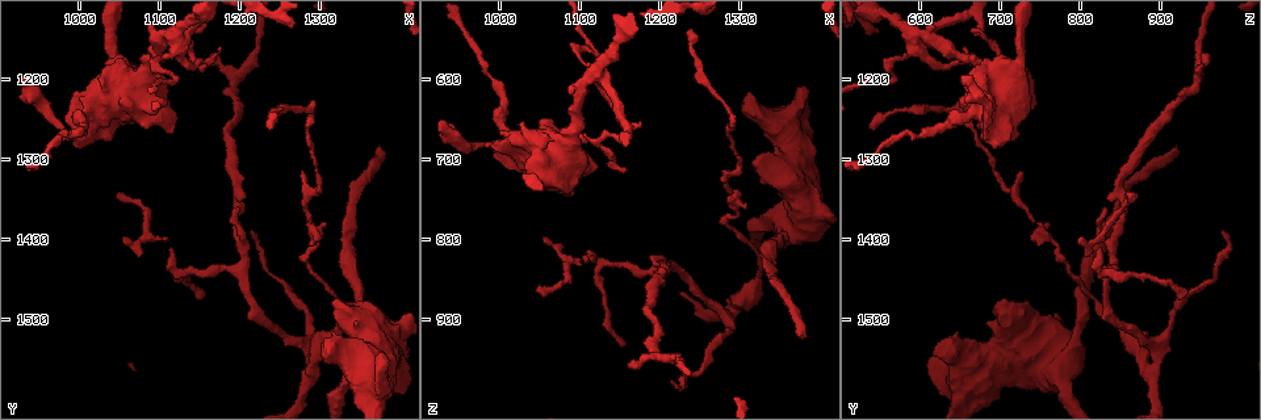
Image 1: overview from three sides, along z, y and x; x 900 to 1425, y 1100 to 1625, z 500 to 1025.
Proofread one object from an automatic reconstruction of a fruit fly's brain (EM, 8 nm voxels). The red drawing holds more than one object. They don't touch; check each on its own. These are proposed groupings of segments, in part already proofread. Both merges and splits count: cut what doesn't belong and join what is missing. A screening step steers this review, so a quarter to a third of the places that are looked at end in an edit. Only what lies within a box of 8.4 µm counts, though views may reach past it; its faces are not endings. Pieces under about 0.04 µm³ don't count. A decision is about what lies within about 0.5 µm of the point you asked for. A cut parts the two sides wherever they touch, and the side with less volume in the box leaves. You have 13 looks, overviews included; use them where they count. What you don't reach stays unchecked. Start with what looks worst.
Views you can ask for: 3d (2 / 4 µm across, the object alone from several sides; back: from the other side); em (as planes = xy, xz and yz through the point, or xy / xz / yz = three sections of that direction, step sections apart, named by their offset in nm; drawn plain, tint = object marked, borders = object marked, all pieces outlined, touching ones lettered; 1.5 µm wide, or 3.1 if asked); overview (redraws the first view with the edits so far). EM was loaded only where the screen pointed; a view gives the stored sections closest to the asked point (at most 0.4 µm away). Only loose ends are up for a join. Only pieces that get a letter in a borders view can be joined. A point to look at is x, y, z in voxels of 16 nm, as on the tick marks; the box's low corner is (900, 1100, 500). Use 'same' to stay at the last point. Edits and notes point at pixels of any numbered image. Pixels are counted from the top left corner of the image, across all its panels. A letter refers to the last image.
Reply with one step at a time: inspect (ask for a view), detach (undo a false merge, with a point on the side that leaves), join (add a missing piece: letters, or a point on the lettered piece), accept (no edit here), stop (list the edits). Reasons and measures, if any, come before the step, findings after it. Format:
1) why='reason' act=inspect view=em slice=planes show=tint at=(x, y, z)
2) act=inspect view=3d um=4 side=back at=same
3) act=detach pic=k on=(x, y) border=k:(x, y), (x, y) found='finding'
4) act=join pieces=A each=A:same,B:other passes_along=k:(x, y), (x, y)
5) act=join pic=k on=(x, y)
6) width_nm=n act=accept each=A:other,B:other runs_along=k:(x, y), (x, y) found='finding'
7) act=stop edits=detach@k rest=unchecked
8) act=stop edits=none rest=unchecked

why='long arm stops here' act=inspect view=3d um=2 at=(1370, 1285, 920)

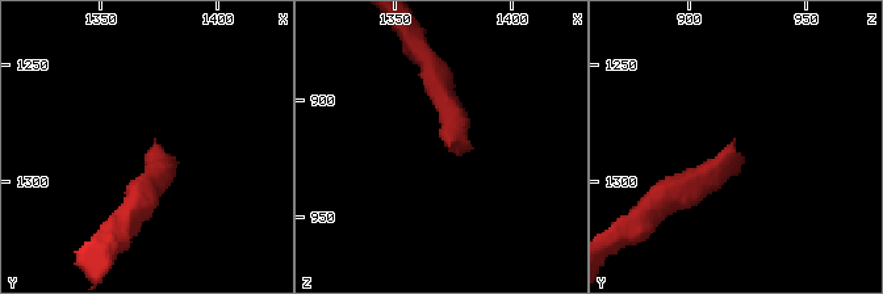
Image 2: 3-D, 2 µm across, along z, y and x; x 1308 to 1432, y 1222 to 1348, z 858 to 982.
act=inspect view=em slice=planes show=borders at=(1374, 1285, 918)

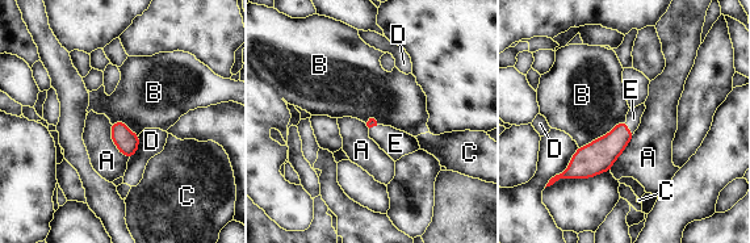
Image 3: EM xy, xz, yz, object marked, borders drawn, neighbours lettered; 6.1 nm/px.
act=join pieces=E each=A:other,B:other,C:other,D:other,E:same passes_along=3:(598, 156), (627, 128), (633, 118) found='the neuron continues'

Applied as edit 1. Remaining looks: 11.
act=inspect view=overview

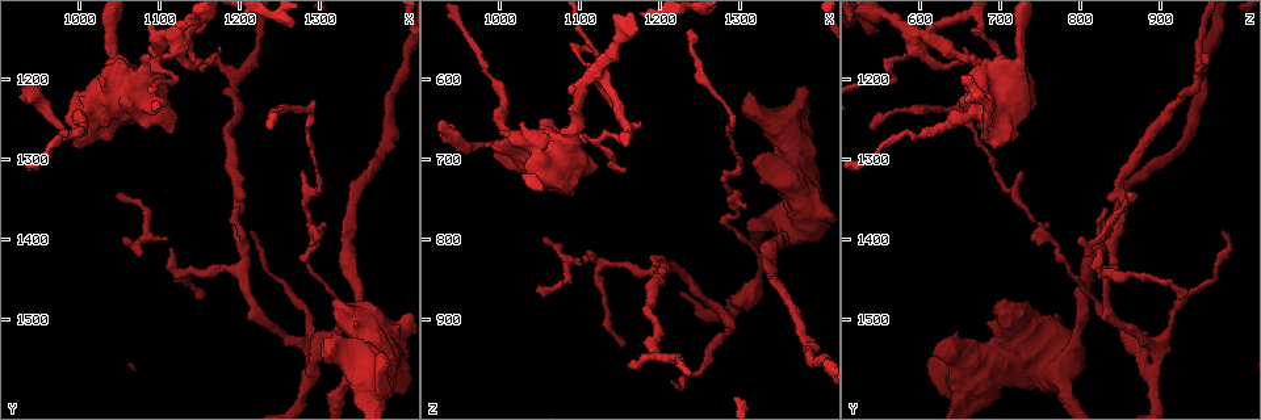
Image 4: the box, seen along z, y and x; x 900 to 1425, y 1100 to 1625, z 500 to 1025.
why='abrupt turn' act=inspect view=em slice=planes show=borders at=(1295, 1545, 880)

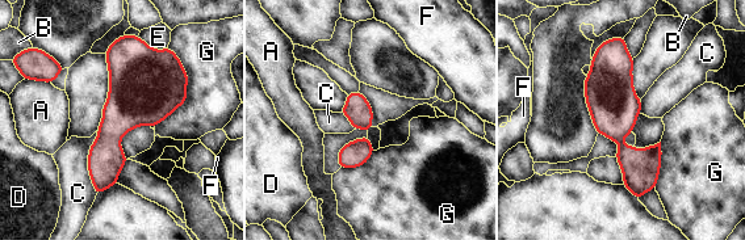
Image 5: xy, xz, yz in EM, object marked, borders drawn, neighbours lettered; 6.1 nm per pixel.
act=accept each=A:other,B:other,C:other,D:other,E:other,F:other,G:other runs_along=5:(619, 40), (616, 135), (637, 165), (637, 193) found='continuous, no second neuron'

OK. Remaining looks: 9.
why='abrupt turn' act=inspect view=em slice=planes show=borders at=(1120, 1145, 595)

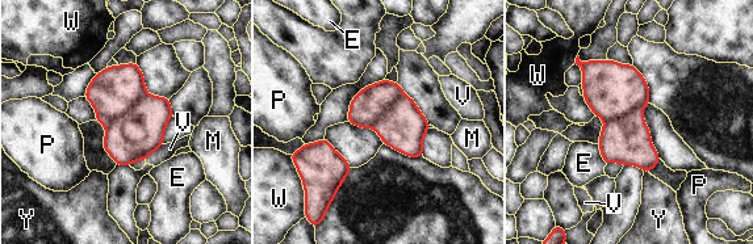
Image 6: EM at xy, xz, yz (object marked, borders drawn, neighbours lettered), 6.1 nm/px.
longest_contact=V:160nm act=detach pic=6 on=(132, 138) each=E:other,M:other,P:other,V:other,W:other,Y:other border=6:(146, 93), (130, 110), (105, 126) found='two neurons meet here'

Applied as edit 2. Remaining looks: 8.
act=inspect view=overview

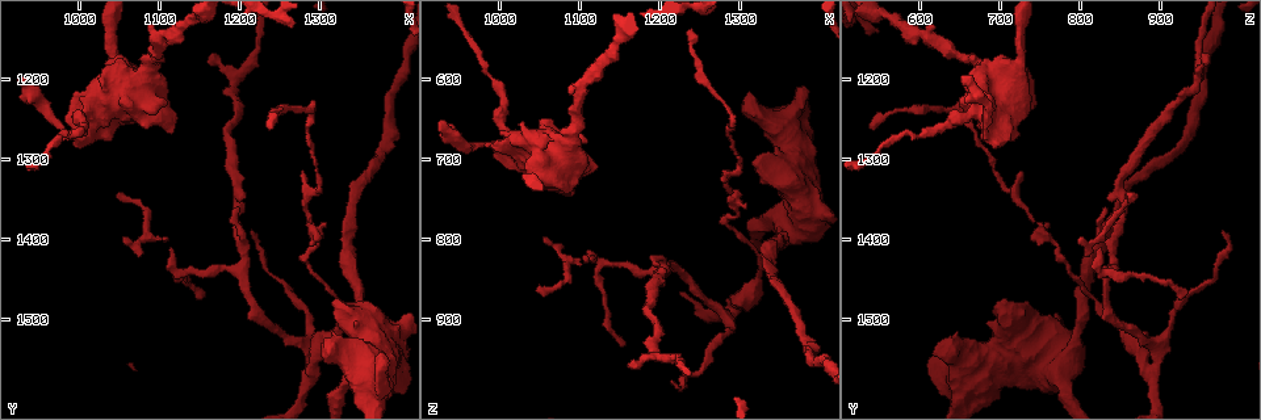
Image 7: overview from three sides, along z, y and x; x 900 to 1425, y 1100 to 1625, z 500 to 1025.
act=inspect view=em slice=planes show=borders at=(1275, 1315, 725)

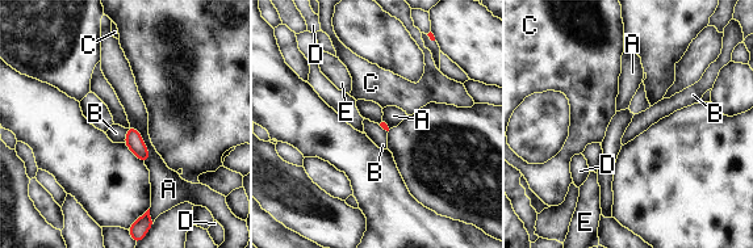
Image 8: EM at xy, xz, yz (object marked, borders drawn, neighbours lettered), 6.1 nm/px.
act=accept each=A:other,B:other,C:other,D:other,E:other border=8:(128, 129), (124, 142) found='no lettered piece goes on from it'

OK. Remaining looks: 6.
why='thin end' act=inspect view=3d um=4 at=(1155, 1470, 935)

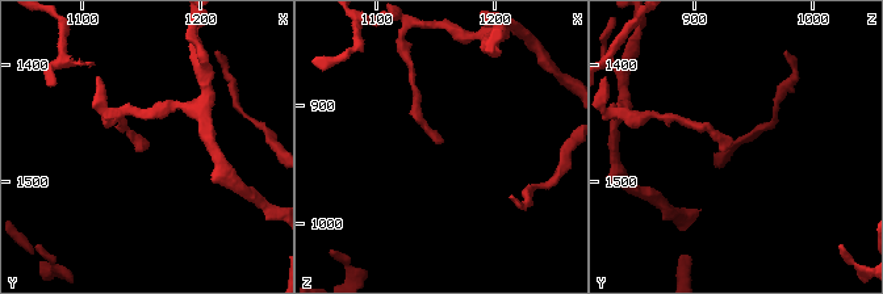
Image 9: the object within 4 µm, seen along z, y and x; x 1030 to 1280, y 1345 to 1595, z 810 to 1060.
act=inspect view=em slice=planes show=borders at=(1154, 1468, 932)

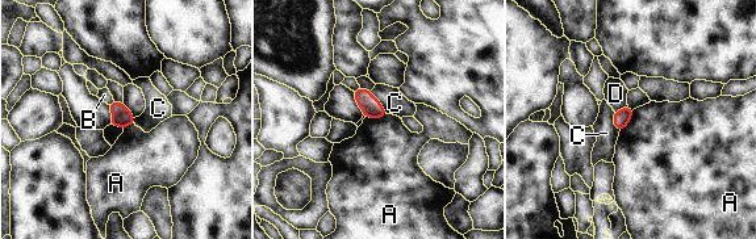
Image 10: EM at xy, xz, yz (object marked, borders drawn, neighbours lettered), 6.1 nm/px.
width_nm=100 act=accept each=A:other,B:other,C:other,D:other border=10:(634, 109), (630, 121), (619, 131) found='no lettered piece goes on from it'

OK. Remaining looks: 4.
act=stop edits=join@3,detach@6 rest=unchecked

